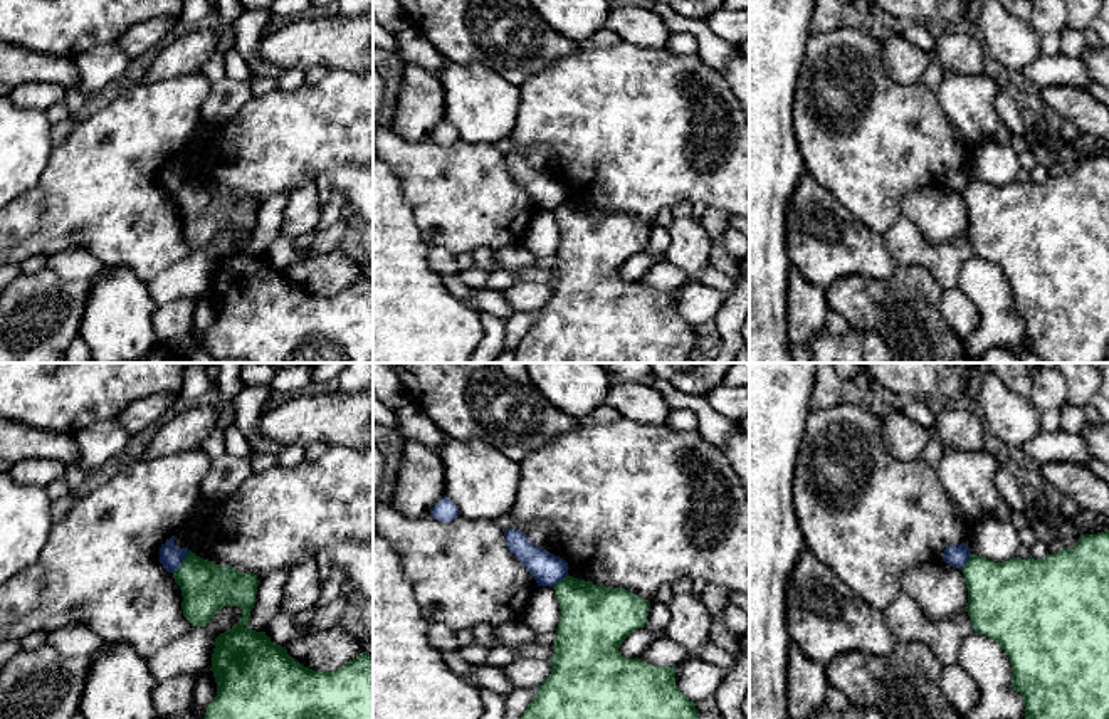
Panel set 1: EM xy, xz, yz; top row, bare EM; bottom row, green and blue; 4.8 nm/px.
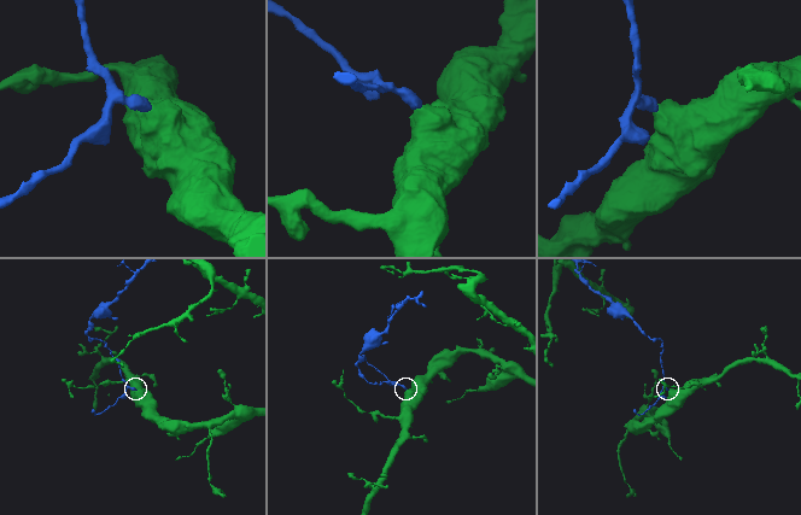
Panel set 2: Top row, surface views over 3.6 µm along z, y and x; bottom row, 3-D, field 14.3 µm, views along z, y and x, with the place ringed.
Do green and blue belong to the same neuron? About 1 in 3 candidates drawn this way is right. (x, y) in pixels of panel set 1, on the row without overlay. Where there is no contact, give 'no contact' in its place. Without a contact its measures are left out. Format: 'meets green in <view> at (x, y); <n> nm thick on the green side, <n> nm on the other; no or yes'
meets green in xy at (182, 185); 240 nm thick on the green side, 110 nm on the other; no

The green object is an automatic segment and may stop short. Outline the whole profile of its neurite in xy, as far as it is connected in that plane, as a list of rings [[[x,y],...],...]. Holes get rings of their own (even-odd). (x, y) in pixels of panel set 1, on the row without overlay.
[[[188,175],[173,197],[181,213],[181,234],[193,250],[205,250],[220,232],[239,230],[240,244],[215,262],[212,291],[217,319],[207,329],[205,349],[213,360],[247,360],[249,363],[373,363],[373,279],[361,276],[336,296],[316,296],[294,284],[286,270],[274,267],[265,255],[249,250],[259,203],[254,197],[239,197],[234,190],[220,190]]]

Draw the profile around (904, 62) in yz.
[[[901,32],[882,40],[884,67],[891,79],[902,86],[919,82],[931,62],[931,54],[912,45]]]

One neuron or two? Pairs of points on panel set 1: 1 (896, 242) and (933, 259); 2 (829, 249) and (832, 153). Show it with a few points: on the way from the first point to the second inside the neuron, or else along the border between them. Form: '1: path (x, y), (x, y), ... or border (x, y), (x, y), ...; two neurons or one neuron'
1: path (904, 242), (925, 252); one neuron
2: border (805, 168), (859, 220); two neurons

